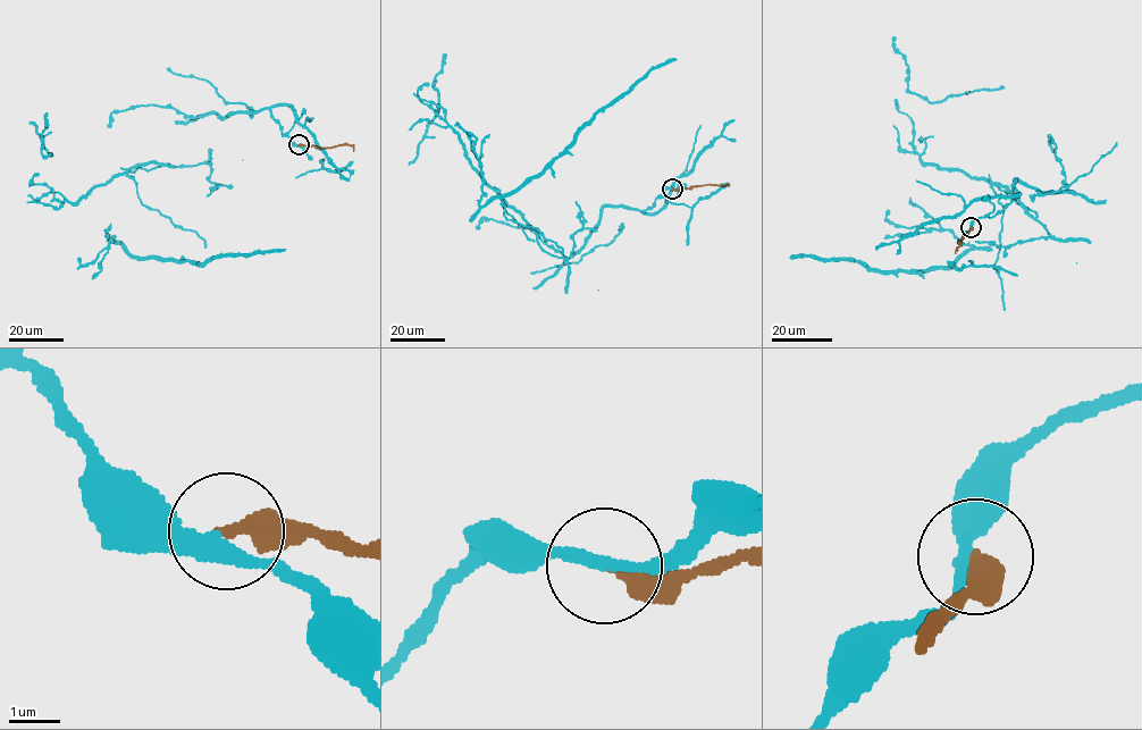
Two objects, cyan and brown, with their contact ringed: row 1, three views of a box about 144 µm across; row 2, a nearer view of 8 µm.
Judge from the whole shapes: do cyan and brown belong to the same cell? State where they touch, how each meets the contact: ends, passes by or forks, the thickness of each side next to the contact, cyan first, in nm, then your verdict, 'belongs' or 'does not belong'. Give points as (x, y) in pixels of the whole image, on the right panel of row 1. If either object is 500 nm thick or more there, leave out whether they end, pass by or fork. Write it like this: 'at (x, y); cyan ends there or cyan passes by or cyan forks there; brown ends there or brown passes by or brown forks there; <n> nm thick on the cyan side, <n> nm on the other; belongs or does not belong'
at (971, 227); cyan passes by; brown ends there; 240 nm thick on the cyan side, 400 nm on the other; does not belong

